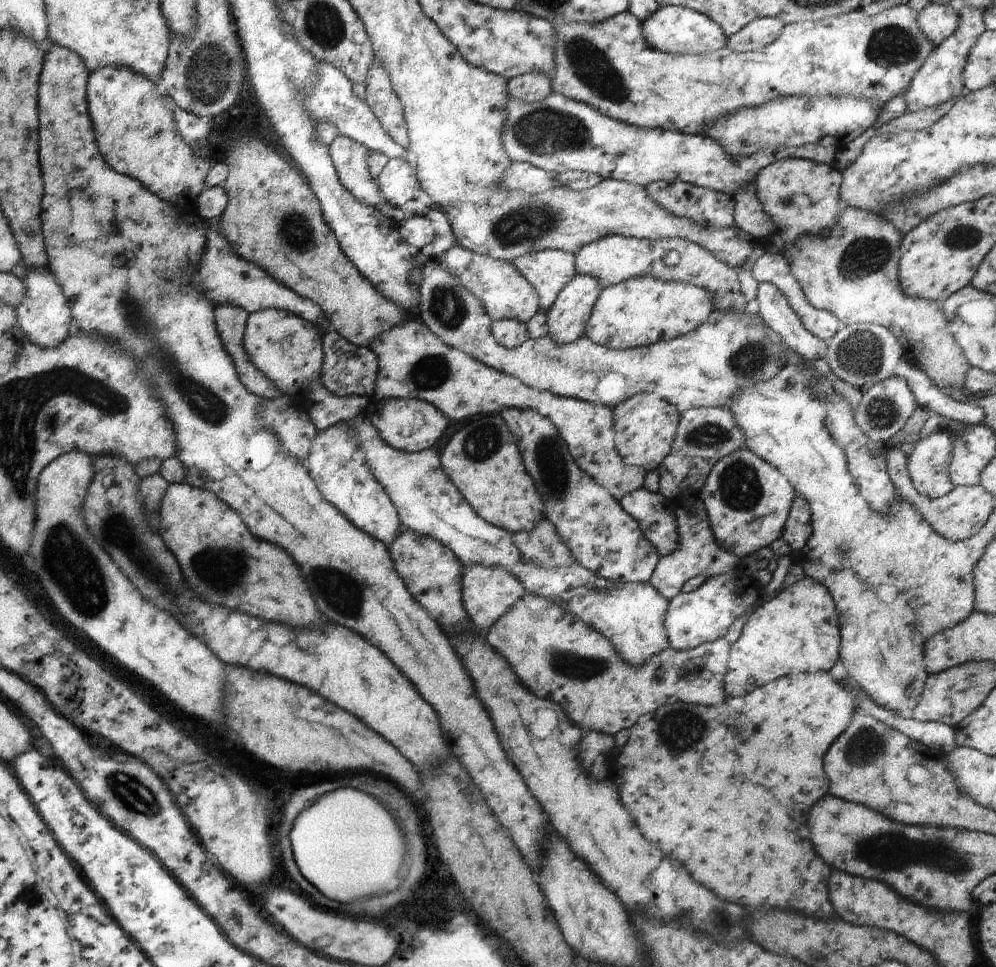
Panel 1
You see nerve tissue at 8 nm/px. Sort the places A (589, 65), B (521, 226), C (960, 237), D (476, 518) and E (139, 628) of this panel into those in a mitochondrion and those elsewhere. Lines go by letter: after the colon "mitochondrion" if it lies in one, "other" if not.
A: mitochondrion
B: mitochondrion
C: mitochondrion
D: other
E: other

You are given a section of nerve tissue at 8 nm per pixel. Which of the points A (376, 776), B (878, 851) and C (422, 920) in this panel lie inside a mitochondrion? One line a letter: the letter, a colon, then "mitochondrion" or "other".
A: other
B: mitochondrion
C: other

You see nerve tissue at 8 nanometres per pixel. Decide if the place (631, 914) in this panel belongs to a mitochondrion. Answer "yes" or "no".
no

